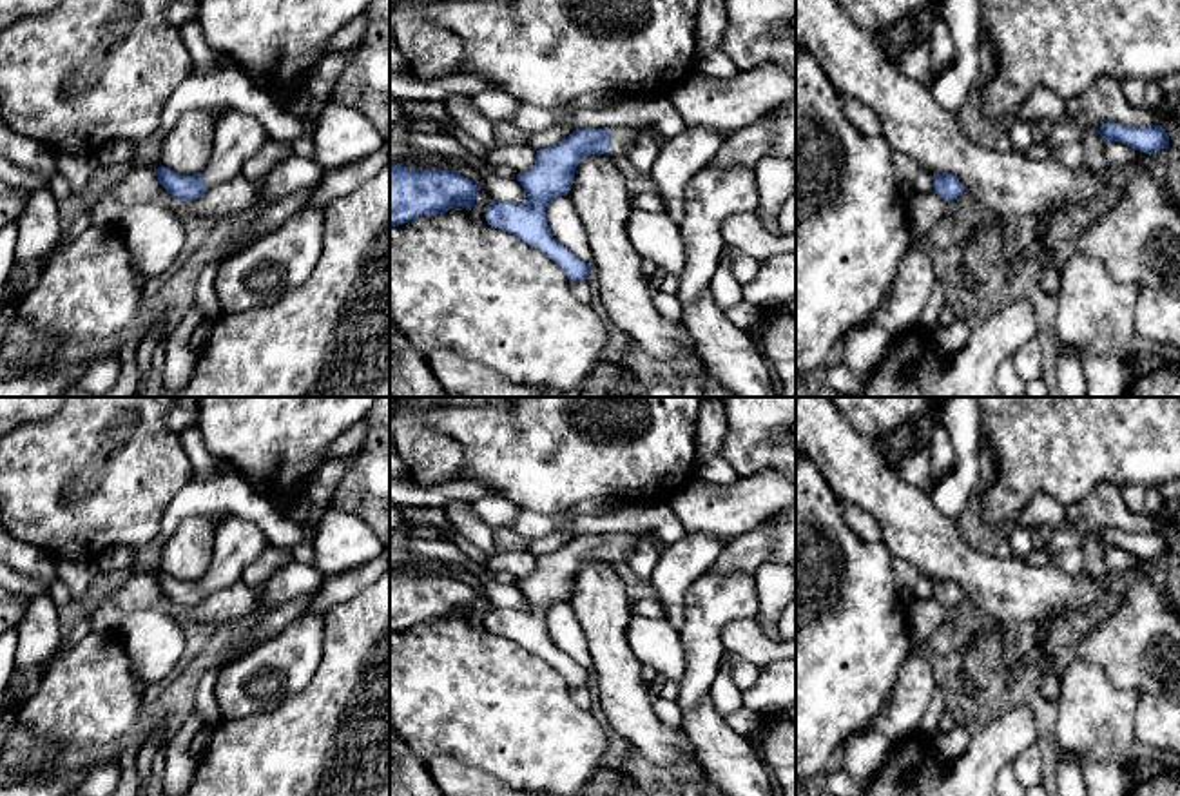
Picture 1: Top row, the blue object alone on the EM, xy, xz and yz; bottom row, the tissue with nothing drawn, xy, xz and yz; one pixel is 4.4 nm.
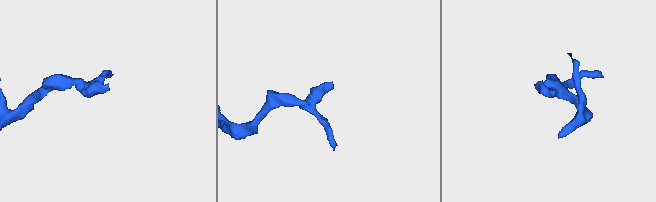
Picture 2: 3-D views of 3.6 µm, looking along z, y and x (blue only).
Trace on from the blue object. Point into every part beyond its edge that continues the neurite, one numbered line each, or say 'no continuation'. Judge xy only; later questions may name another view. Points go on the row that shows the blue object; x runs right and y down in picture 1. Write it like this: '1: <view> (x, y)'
1: xy (238, 135)

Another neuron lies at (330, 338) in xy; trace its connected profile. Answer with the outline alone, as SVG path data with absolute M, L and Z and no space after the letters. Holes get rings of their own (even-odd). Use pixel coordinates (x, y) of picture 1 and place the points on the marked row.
M390 163L350 194L326 205L323 254L305 285L274 305L214 319L210 337L198 352L194 372L178 397L390 397Z

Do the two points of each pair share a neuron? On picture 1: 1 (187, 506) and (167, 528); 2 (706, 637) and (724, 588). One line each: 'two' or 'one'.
1: one
2: one

